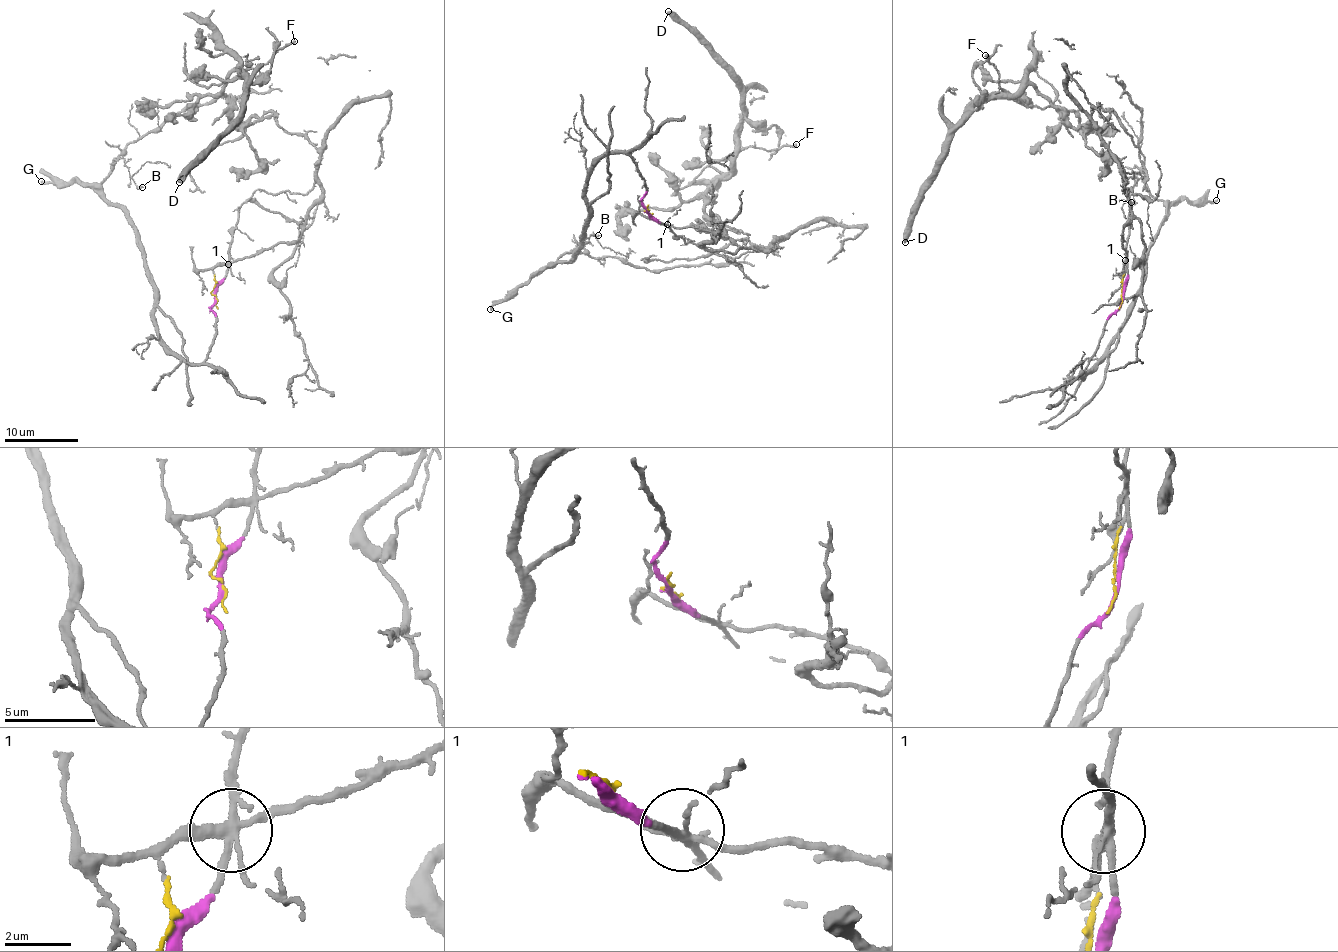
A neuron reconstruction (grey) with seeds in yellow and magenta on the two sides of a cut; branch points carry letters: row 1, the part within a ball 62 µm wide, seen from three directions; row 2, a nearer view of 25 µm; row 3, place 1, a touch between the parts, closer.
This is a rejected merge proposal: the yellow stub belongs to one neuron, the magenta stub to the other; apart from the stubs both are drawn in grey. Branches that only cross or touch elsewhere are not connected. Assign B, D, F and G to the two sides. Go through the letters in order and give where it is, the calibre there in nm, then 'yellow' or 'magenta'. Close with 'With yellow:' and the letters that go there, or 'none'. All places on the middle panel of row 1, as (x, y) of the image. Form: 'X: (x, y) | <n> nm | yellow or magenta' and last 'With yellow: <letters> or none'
B: (598, 235) | 130 nm | magenta
D: (668, 11) | 420 nm | yellow
F: (796, 144) | 260 nm | yellow
G: (490, 309) | 240 nm | magenta
With yellow: D, F

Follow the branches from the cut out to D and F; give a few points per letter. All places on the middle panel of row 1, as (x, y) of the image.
D: (648, 210), (754, 249), (781, 239), (754, 246), (704, 211), (736, 156), (738, 88), (667, 11)
F: (648, 210), (675, 228), (773, 249), (781, 239), (752, 244), (715, 224), (707, 195), (742, 150), (796, 144)

